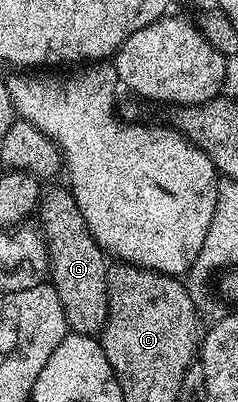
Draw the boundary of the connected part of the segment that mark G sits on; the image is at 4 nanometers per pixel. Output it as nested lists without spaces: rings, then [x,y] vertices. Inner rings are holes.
[[[66,186],[51,187],[42,192],[37,215],[43,218],[41,230],[47,240],[47,252],[51,258],[49,282],[61,297],[61,309],[65,309],[68,328],[77,335],[98,336],[103,330],[109,301],[107,300],[108,256],[93,237],[77,201]]]

